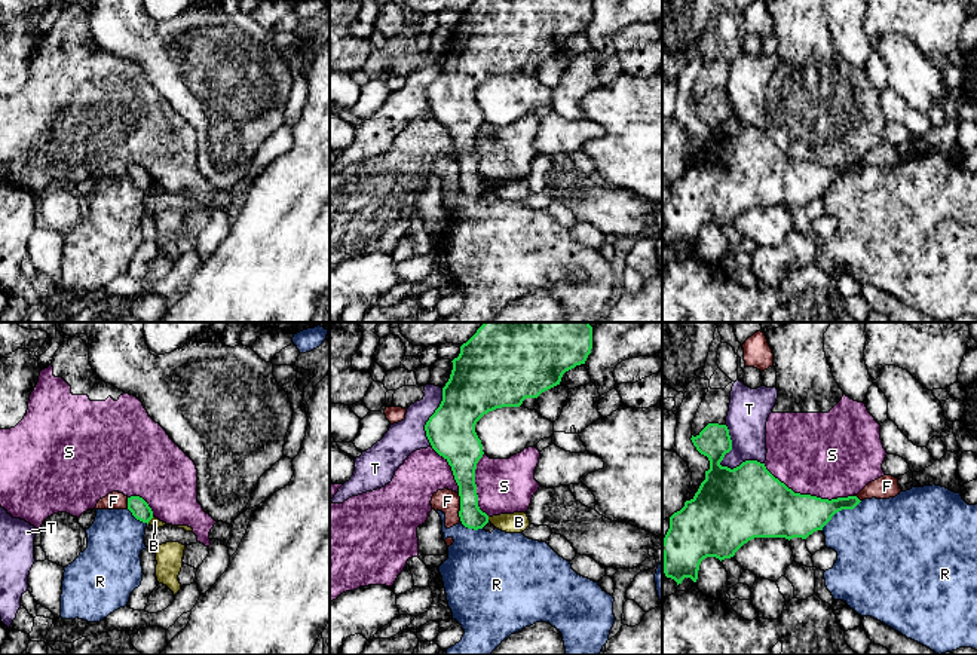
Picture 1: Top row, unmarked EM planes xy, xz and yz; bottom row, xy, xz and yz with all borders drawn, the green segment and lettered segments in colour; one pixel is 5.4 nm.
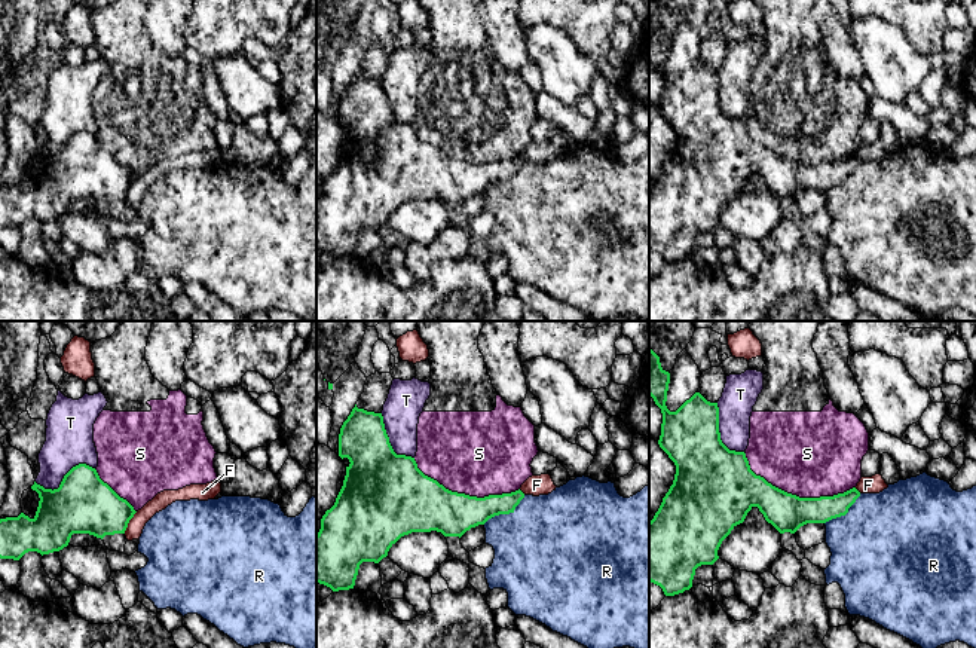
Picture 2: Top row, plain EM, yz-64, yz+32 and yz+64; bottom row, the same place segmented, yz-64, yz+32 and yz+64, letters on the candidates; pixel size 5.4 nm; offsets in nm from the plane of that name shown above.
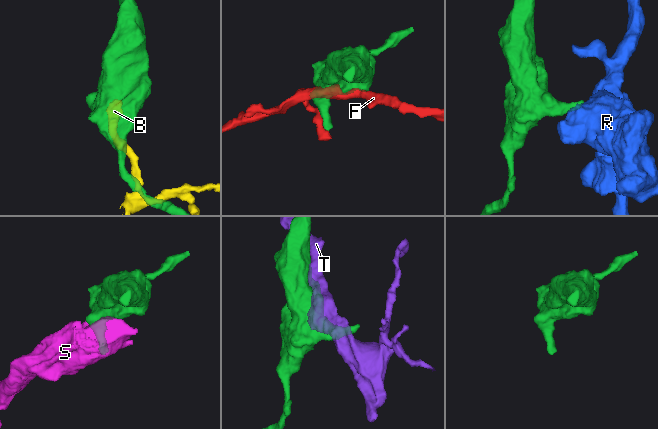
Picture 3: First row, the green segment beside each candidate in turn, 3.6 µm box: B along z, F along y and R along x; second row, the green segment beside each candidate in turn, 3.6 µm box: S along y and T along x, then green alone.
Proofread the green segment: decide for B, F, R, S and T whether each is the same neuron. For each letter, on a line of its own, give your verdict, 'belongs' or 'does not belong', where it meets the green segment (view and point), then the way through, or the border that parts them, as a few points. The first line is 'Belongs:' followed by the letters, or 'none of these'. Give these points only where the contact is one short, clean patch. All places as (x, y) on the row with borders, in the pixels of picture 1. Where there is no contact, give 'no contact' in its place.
Belongs: none of these
B: does not belong; contact xy (150, 519); border xy (153, 516), (147, 523)
F: does not belong; contact xz (461, 507); border xz (458, 493), (461, 520)
R: does not belong; contact yz (841, 510); border yz (861, 501), (853, 508), (839, 510), (821, 529)
S: does not belong; contact yz (808, 495)
T: does not belong; contact yz (723, 467)

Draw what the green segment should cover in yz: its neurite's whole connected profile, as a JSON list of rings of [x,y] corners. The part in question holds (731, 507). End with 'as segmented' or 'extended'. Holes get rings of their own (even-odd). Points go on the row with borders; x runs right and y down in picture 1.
[[[708,423],[696,437],[692,435],[696,450],[707,456],[710,469],[698,492],[684,506],[670,517],[670,529],[662,542],[664,573],[679,584],[684,578],[698,579],[699,564],[707,557],[720,561],[731,558],[754,538],[802,538],[806,539],[831,520],[842,509],[854,509],[861,501],[857,496],[821,499],[811,495],[794,493],[775,478],[757,460],[745,460],[731,469],[722,466],[725,454],[732,450],[732,440],[726,425]]]; as segmented

